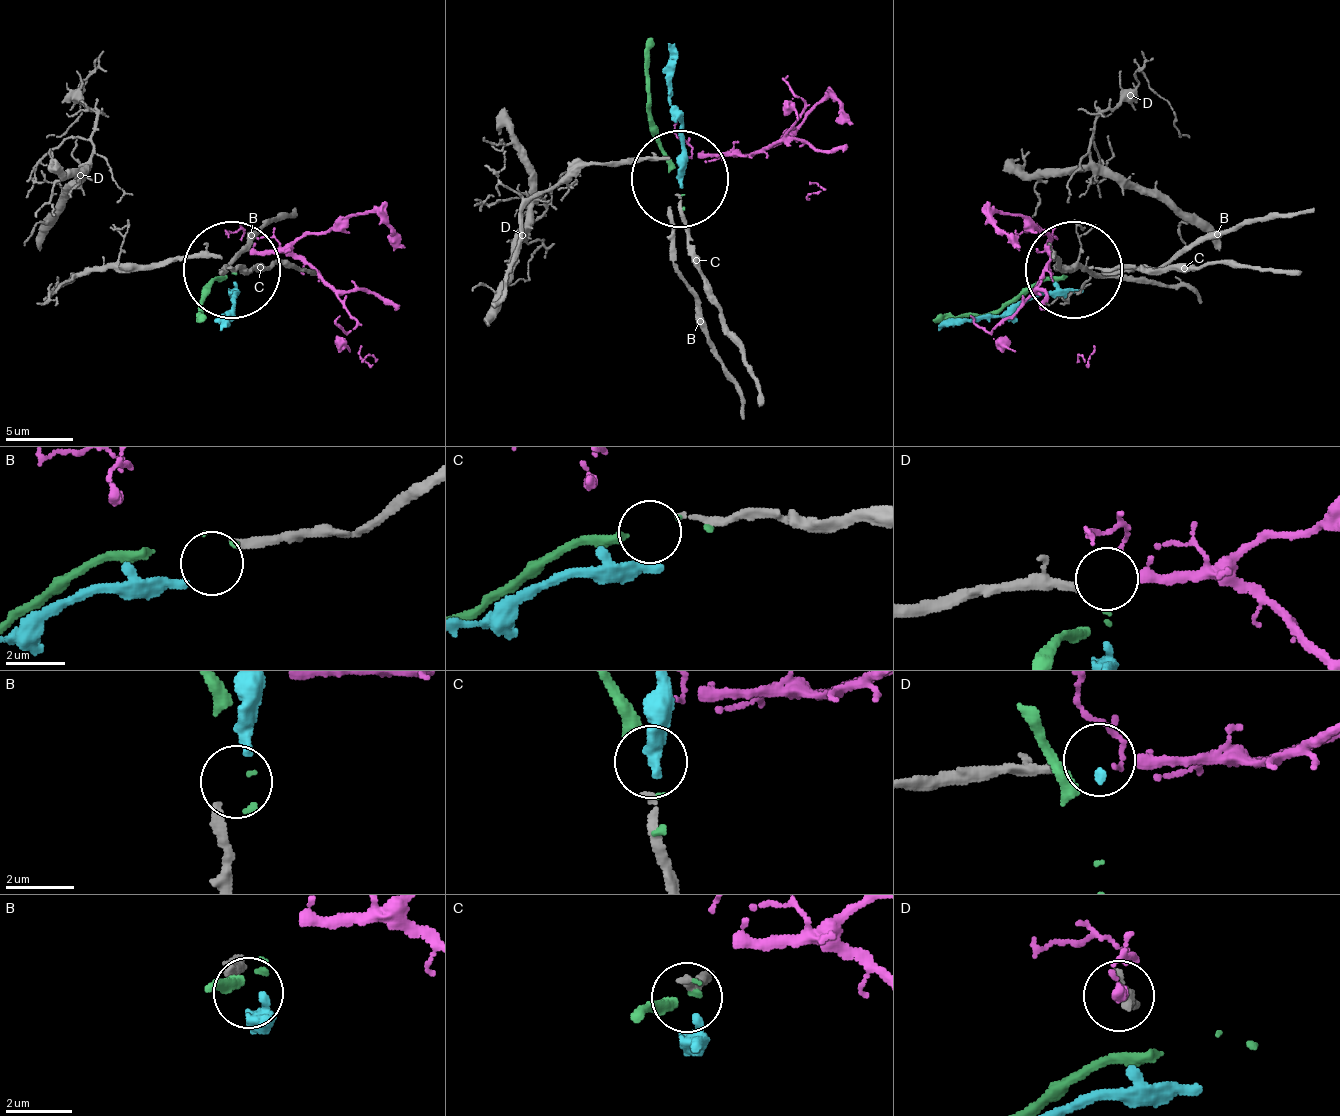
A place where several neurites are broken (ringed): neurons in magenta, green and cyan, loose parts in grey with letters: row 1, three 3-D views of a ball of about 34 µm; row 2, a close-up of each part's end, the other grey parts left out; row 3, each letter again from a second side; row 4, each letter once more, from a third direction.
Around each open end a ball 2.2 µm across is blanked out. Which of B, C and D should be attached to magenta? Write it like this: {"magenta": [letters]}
{"magenta": ["D"]}

